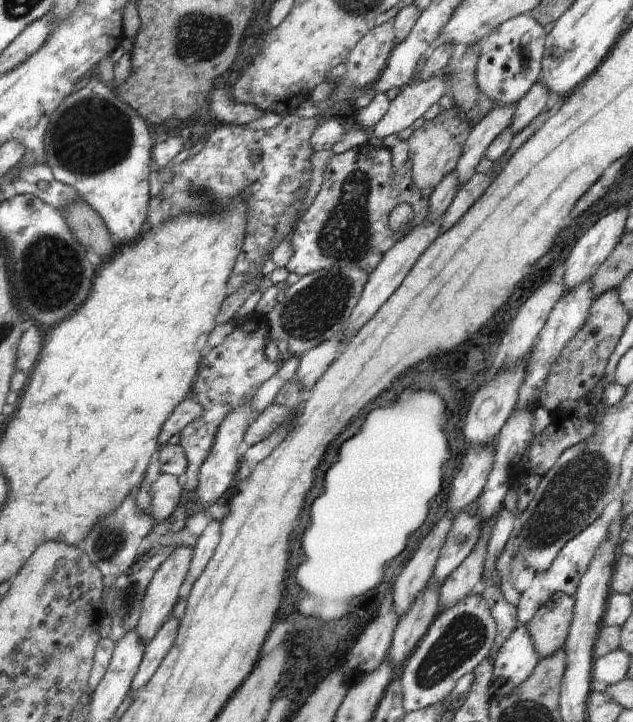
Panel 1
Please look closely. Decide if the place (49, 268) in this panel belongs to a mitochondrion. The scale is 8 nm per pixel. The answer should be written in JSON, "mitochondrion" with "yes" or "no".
{"mitochondrion":"yes"}

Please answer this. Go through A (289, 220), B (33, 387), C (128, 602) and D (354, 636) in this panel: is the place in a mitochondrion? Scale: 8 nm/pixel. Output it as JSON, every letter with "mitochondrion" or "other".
{"A":"other","B":"other","C":"mitochondrion","D":"other"}

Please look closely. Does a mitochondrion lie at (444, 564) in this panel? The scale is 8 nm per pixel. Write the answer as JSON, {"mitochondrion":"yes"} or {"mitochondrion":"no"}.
{"mitochondrion":"no"}

